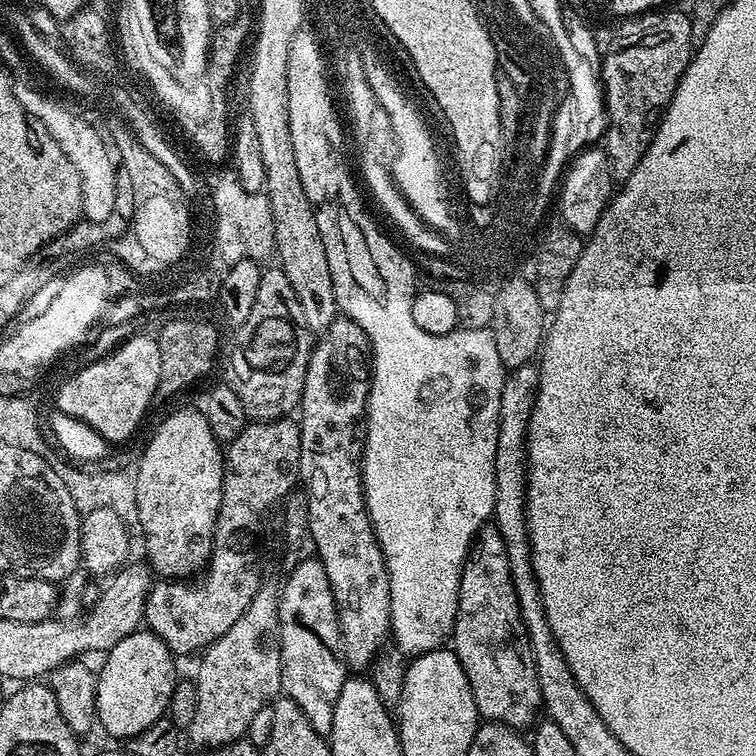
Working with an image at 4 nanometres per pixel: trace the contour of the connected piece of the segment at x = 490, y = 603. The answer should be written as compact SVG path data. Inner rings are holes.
M495 523L484 524L476 531L476 539L460 571L458 614L450 648L470 682L476 711L485 721L517 730L531 729L537 723L544 699L538 686L536 659L520 617L504 539Z

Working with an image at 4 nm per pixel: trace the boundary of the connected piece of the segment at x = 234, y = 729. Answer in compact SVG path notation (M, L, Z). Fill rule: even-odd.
M259 589L250 605L222 636L205 649L194 683L196 714L186 738L198 748L215 750L243 739L250 721L281 691L280 602L275 591Z

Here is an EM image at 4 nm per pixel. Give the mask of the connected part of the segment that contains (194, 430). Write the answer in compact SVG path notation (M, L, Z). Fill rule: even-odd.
M196 407L170 413L153 434L138 467L135 515L140 516L151 571L161 572L164 578L203 573L212 559L212 535L226 467L222 445L210 434L203 411Z

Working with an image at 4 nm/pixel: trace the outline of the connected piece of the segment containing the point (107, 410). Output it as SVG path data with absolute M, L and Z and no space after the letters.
M155 335L129 337L119 347L101 360L88 364L90 371L84 372L77 380L64 380L56 400L59 411L80 419L102 436L107 442L124 440L136 432L144 411L156 400L159 370L159 342Z

